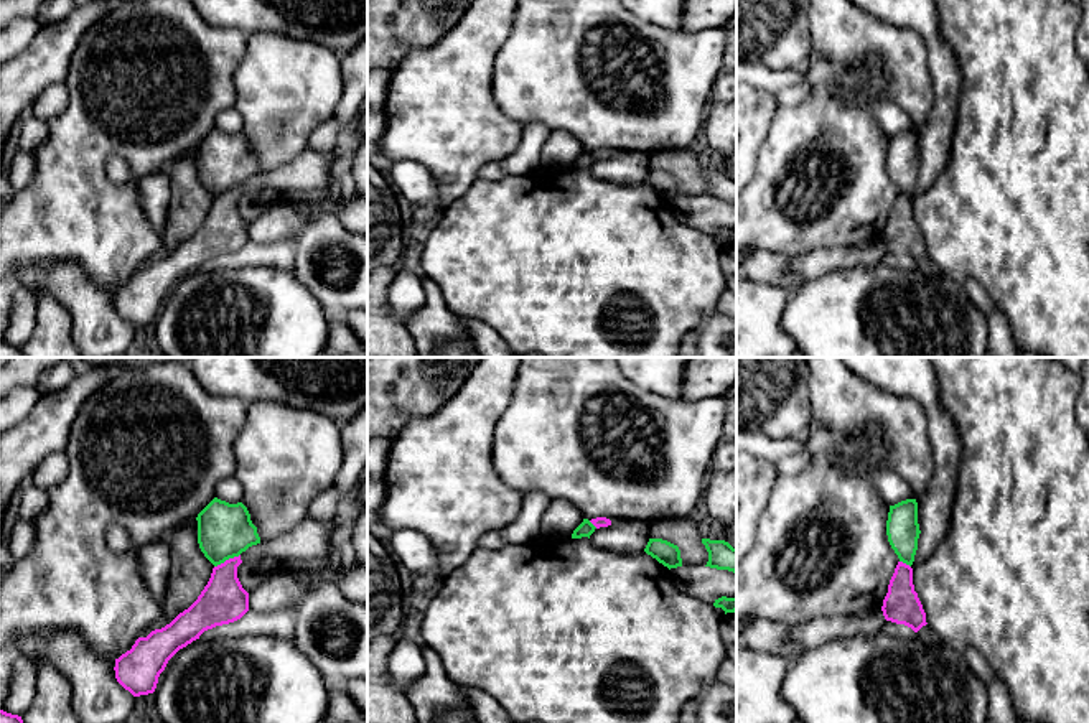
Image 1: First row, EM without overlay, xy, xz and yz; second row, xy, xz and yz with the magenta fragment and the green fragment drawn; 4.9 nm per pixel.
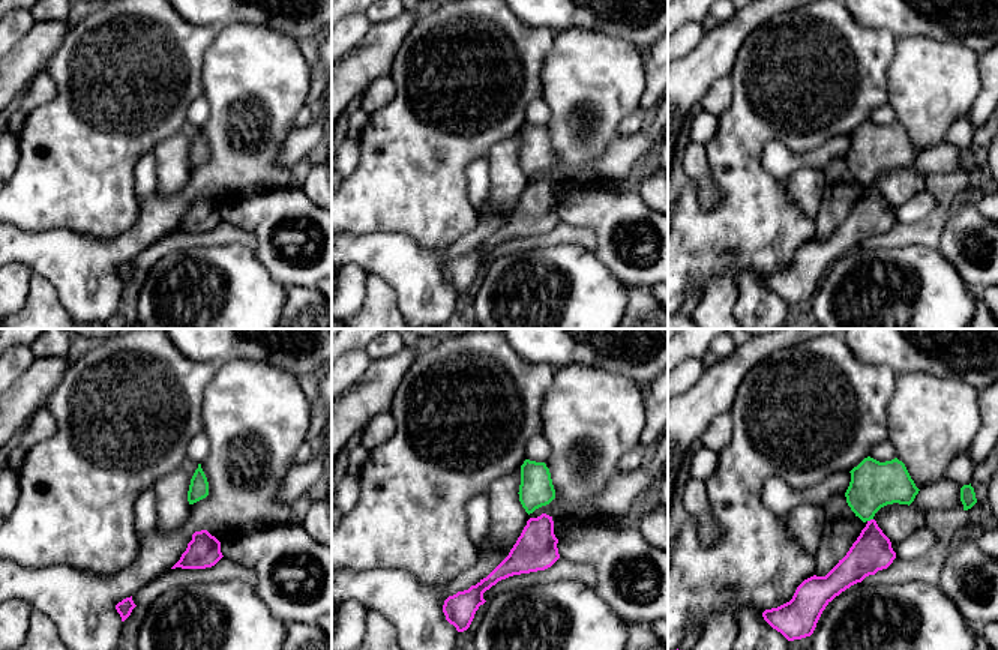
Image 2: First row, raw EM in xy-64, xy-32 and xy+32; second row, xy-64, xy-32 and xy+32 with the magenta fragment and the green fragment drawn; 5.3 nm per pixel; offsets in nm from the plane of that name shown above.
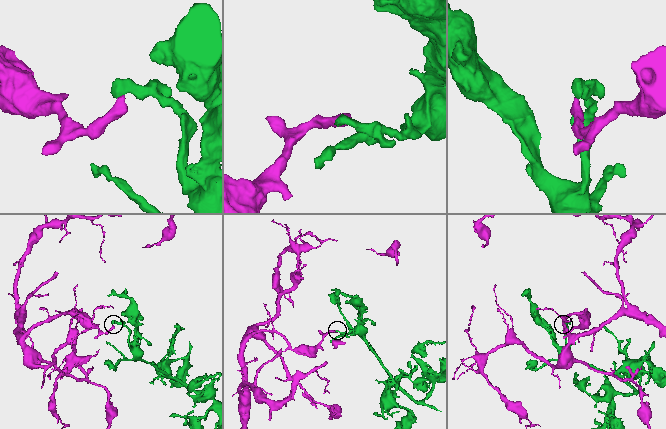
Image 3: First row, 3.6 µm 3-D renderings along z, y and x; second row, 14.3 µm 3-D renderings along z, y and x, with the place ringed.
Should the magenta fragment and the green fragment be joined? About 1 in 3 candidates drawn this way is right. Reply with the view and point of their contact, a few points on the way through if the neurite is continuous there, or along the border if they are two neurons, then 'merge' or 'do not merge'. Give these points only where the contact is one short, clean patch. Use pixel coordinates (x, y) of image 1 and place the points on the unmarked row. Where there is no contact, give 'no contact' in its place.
meets magenta in xy at (226, 191); border along xy (239, 185), (214, 198); do not merge

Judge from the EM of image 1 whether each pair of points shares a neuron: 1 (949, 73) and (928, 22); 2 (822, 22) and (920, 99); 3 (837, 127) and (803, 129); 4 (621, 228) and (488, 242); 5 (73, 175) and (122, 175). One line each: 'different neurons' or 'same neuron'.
1: same neuron
2: same neuron
3: same neuron
4: same neuron
5: different neurons

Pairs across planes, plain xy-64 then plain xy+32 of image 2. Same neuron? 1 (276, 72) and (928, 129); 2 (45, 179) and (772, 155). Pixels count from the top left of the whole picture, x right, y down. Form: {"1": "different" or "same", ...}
{"1": "same", "2": "different"}

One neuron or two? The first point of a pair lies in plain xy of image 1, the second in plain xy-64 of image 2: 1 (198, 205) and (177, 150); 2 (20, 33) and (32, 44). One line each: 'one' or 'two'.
1: one
2: two

